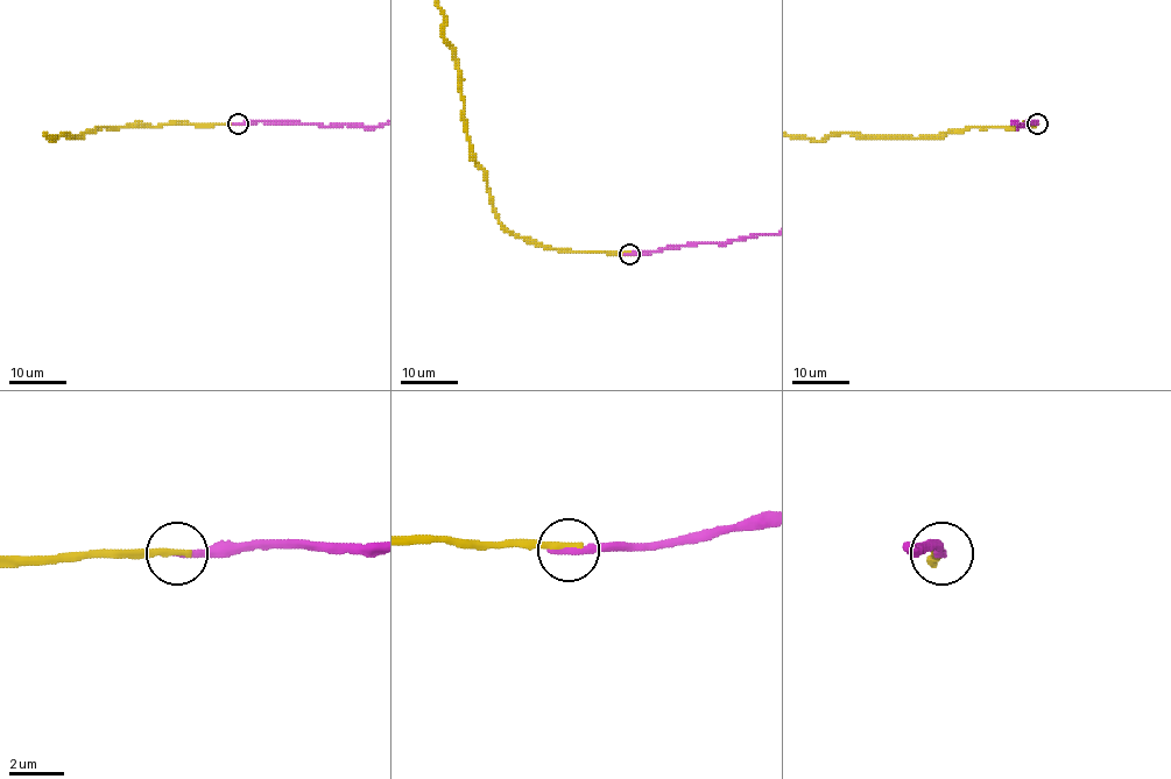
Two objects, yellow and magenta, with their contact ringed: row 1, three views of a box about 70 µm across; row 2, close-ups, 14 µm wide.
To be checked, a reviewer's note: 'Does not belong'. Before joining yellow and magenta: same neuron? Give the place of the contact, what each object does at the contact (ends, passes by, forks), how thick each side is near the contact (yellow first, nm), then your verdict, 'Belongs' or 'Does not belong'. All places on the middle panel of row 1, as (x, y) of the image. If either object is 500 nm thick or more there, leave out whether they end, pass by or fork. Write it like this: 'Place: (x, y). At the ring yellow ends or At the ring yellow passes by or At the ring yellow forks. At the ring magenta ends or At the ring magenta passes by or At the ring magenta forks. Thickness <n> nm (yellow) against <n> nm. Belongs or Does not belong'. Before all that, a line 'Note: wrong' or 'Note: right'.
Note: wrong
Place: (629, 254). At the ring yellow ends. At the ring magenta ends. Thickness 260 nm (yellow) against 280 nm. Belongs

